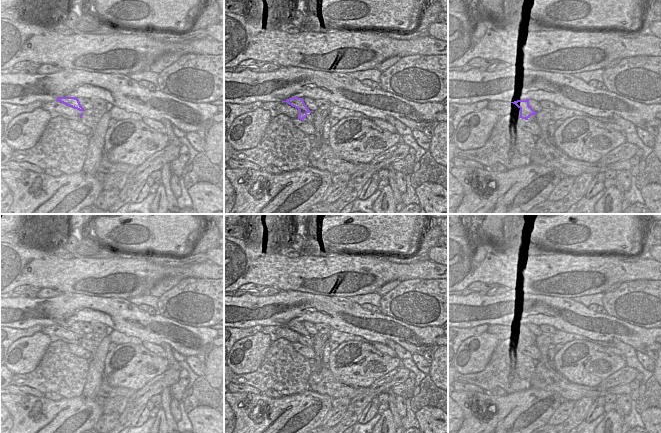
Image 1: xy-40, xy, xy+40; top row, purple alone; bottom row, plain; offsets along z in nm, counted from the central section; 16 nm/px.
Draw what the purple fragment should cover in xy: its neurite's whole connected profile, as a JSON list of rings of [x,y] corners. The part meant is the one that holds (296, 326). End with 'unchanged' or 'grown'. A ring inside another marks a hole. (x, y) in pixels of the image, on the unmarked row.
[[[292,321],[292,322],[287,323],[286,325],[282,325],[282,326],[286,326],[289,329],[297,332],[299,334],[298,343],[300,343],[302,345],[304,345],[304,343],[306,342],[308,337],[311,337],[311,335],[305,329],[303,322]]]; unchanged

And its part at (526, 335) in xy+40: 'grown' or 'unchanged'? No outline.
unchanged

